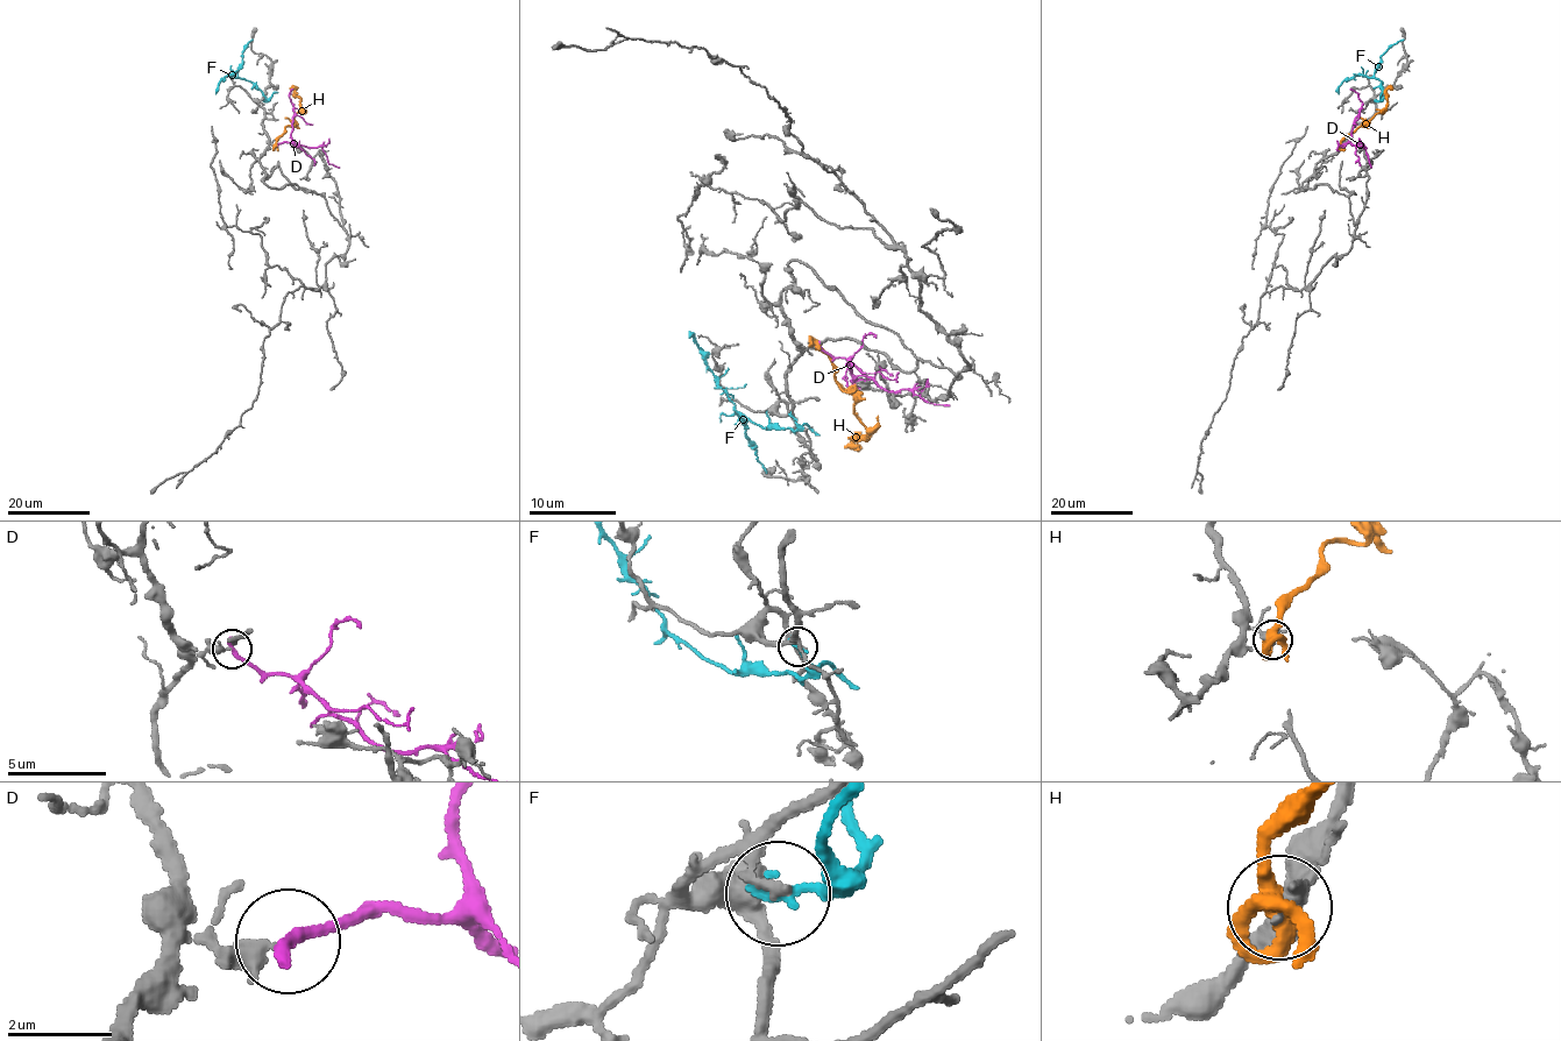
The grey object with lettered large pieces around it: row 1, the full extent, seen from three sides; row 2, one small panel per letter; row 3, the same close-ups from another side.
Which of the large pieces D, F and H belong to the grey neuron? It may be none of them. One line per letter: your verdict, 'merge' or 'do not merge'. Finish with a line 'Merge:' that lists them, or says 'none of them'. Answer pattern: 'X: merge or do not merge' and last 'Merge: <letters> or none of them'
D: do not merge
F: do not merge
H: do not merge
Merge: none of them

